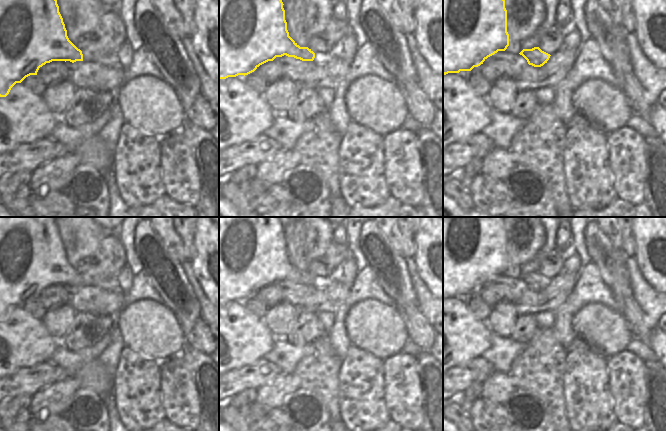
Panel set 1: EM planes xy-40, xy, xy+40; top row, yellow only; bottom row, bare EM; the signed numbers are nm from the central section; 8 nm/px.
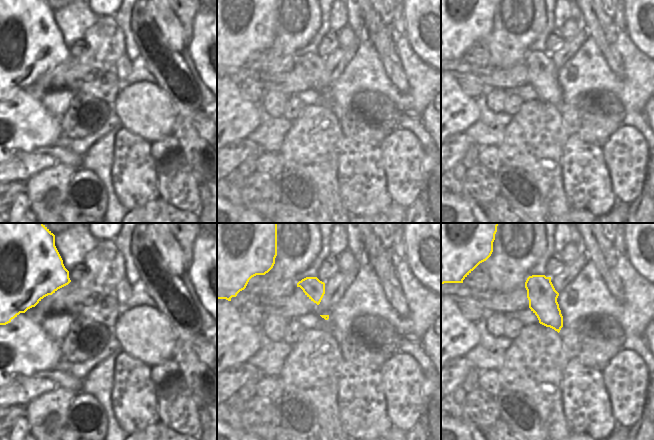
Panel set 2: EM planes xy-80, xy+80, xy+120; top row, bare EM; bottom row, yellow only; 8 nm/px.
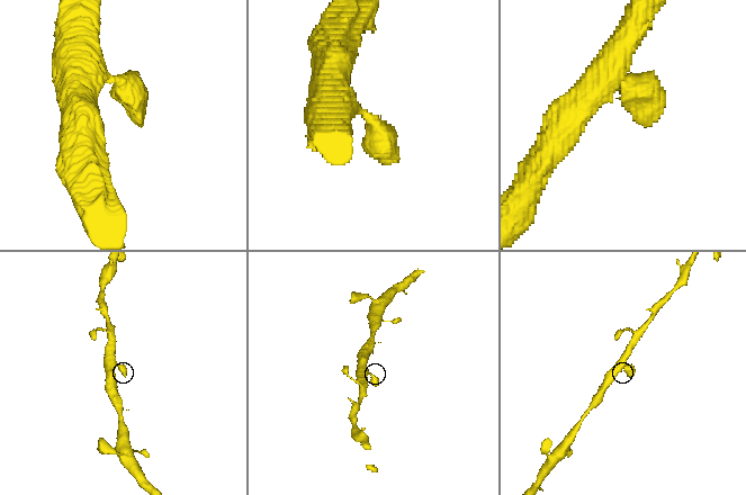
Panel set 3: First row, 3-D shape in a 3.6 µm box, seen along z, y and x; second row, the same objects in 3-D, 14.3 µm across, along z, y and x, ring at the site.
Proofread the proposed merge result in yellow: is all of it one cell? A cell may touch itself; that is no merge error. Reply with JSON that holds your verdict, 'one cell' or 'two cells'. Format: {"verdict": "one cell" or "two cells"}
{"verdict": "one cell"}

